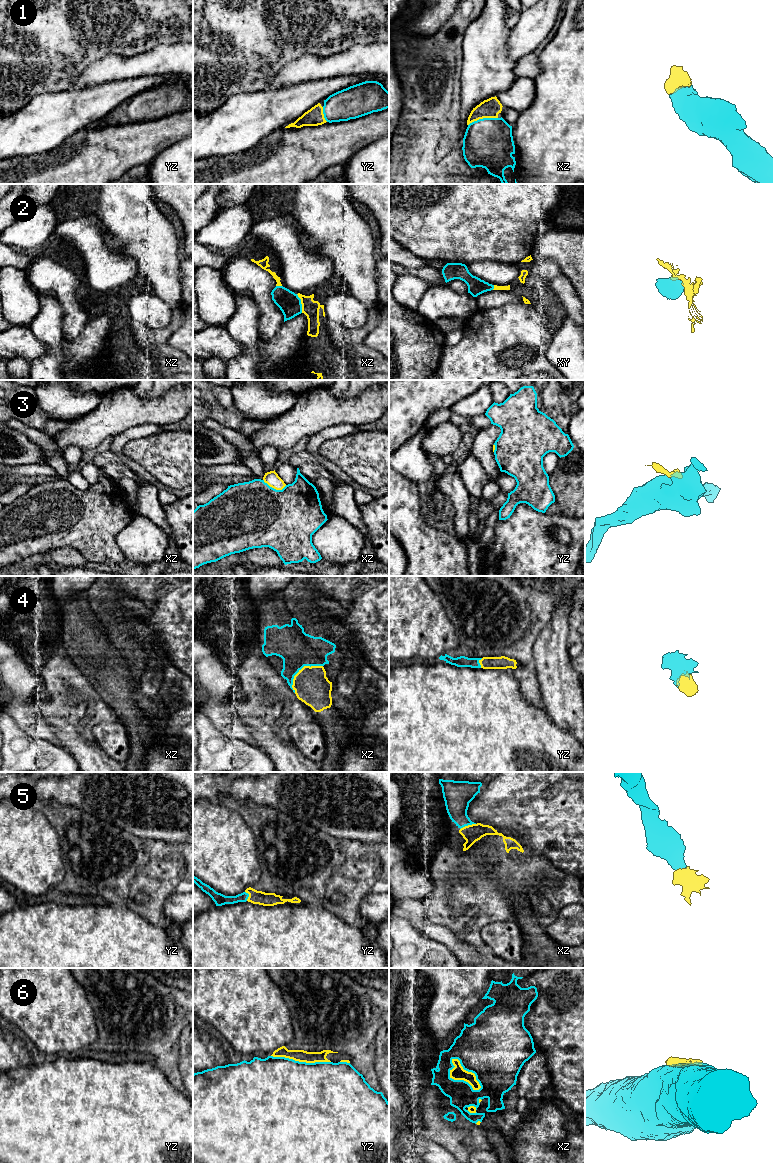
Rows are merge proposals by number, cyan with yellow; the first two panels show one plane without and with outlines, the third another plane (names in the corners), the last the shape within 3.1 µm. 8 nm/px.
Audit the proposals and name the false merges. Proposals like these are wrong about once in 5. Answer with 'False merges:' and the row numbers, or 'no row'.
False merges: 3, 6

